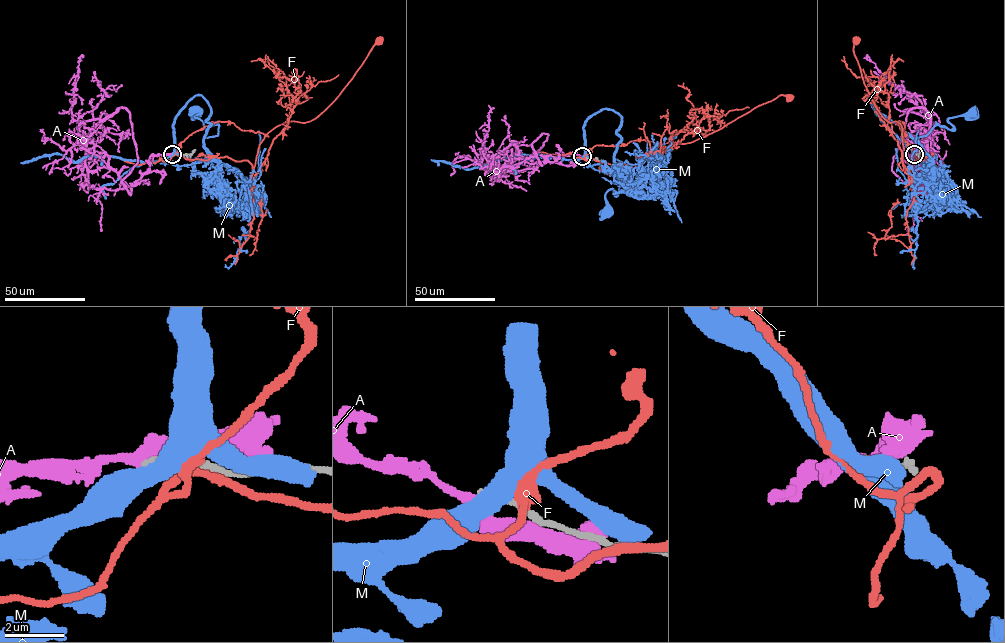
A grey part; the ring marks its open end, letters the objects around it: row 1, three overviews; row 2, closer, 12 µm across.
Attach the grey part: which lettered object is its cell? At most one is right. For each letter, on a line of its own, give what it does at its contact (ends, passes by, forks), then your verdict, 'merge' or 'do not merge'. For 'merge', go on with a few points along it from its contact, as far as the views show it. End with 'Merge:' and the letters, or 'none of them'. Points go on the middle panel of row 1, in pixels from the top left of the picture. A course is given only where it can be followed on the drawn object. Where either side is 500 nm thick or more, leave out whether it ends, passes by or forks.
A: it passes by; do not merge
F: it passes by; do not merge
M: do not merge
Merge: none of them

